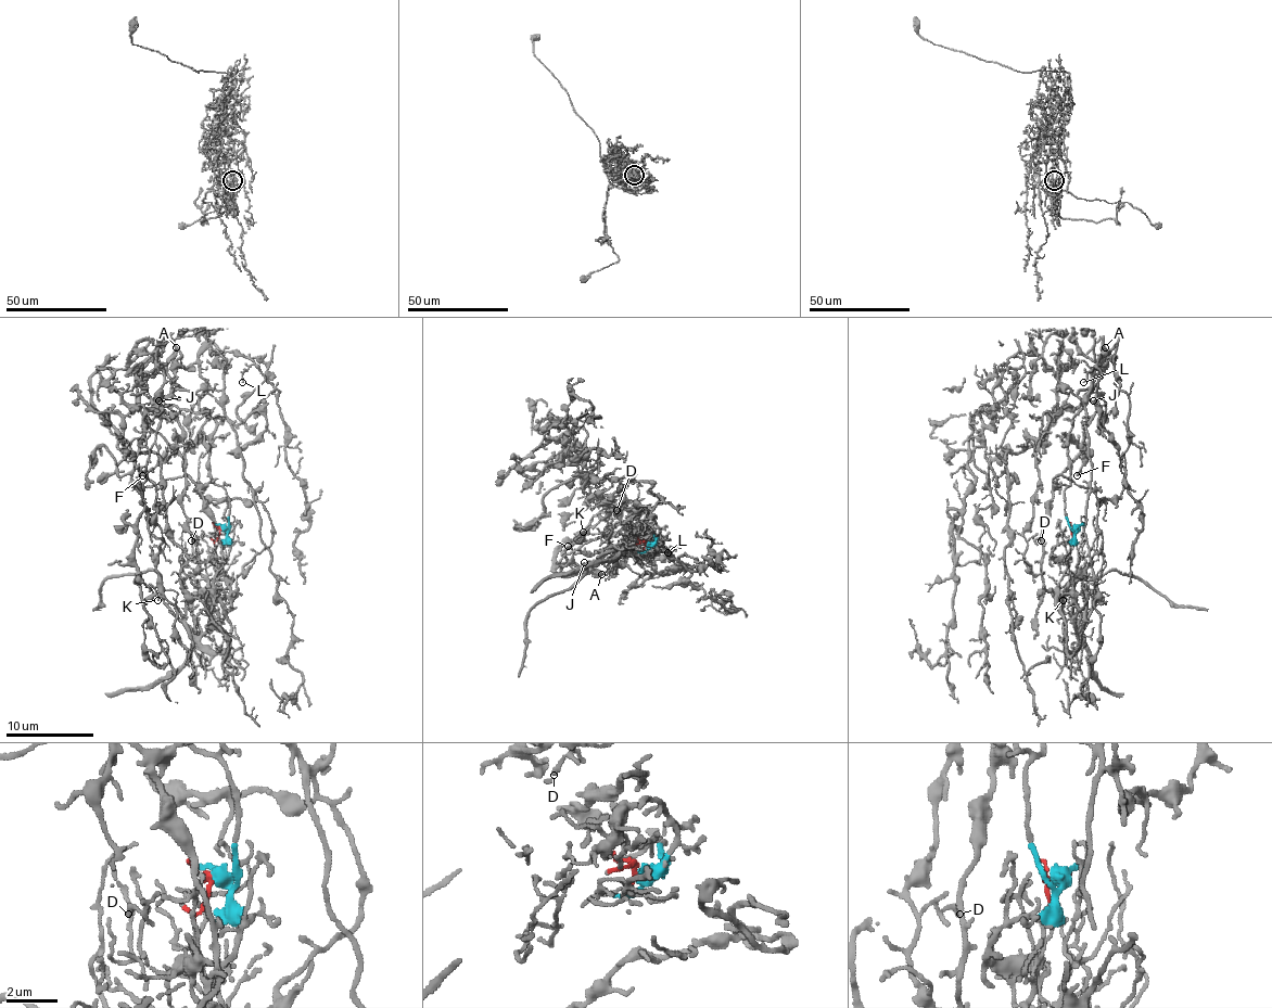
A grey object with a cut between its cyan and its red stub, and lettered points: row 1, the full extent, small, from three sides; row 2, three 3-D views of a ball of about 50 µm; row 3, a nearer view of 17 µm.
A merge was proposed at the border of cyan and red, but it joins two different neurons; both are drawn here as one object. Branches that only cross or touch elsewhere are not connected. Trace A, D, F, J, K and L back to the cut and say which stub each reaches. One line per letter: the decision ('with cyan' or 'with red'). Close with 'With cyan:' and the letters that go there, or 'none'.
A: with cyan
D: with cyan
F: with cyan
J: with cyan
K: with red
L: with cyan
With cyan: A, D, F, J, L

